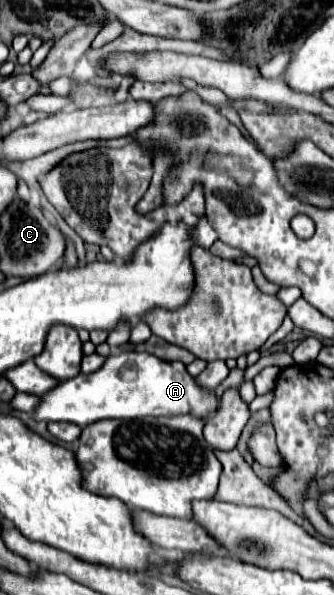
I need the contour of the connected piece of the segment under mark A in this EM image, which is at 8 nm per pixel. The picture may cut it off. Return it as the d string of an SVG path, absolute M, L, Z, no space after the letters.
M124 352L108 356L104 366L94 374L78 374L68 382L60 382L42 396L40 406L32 414L44 422L74 422L80 428L104 418L146 418L146 416L180 416L192 414L206 420L218 410L218 398L196 384L182 362L166 362L146 352Z

